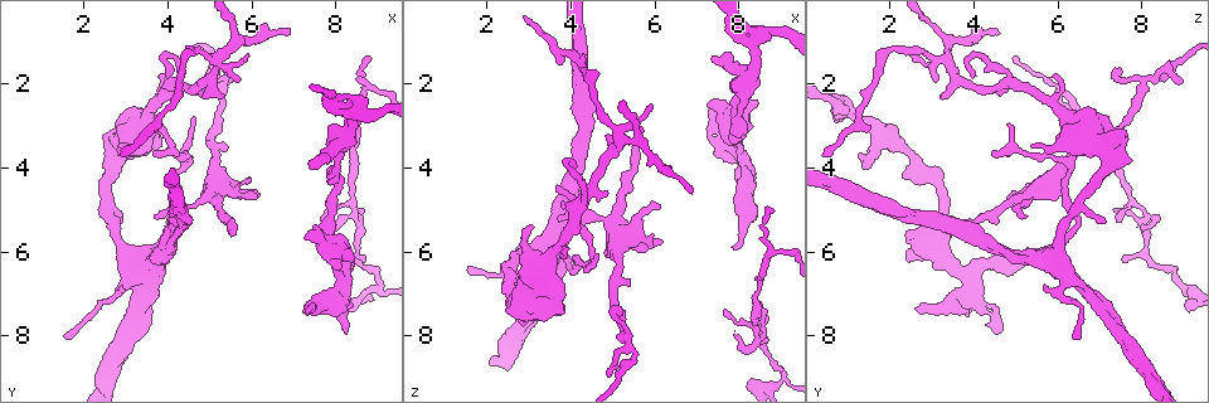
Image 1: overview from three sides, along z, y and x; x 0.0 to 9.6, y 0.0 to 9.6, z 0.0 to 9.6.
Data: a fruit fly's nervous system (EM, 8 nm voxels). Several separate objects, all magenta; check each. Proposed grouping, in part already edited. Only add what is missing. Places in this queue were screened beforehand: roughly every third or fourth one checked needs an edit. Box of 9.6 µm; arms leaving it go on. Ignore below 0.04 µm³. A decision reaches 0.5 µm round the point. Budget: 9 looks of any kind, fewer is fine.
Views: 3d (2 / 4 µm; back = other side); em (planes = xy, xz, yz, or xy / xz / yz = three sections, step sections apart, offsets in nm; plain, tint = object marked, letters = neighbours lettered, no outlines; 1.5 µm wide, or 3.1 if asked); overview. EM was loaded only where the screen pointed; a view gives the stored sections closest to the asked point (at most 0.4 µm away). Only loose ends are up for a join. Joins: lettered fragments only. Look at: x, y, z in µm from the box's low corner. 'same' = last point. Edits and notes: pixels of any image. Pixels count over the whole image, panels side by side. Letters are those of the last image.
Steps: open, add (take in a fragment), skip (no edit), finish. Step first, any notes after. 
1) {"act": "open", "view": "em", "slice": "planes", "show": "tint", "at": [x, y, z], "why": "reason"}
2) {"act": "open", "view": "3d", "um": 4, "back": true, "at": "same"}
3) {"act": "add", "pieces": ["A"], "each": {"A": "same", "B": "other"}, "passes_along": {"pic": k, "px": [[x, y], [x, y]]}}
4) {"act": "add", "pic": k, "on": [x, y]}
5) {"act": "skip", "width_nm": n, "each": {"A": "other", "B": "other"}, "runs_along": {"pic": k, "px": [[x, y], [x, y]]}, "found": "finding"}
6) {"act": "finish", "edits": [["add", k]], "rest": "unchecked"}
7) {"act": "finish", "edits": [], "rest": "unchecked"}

{"act": "open", "view": "em", "slice": "planes", "show": "letters", "at": [8.75, 1.35, 5.00], "why": "tapers out"}

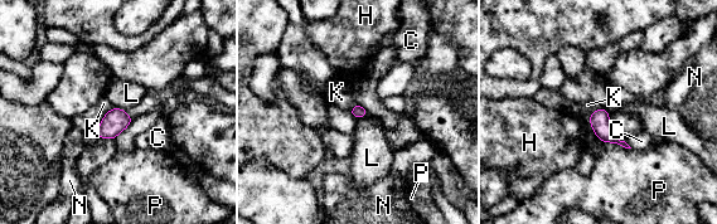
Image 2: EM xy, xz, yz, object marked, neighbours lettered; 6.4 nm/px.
{"act": "skip", "width_nm": 80, "each": {"C": "other", "H": "other", "K": "other", "L": "other", "N": "other", "P": "other"}, "border": {"pic": 2, "px": [[355, 103], [349, 111]]}, "found": "none of them fits"}

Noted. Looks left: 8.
{"act": "open", "view": "em", "slice": "planes", "show": "plain", "at": [7.35, 3.95, 1.45], "why": "an open end"}

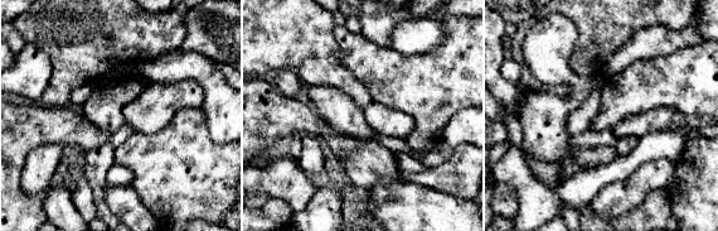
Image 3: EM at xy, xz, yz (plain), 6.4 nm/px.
{"act": "open", "view": "em", "slice": "planes", "show": "letters", "at": "same"}

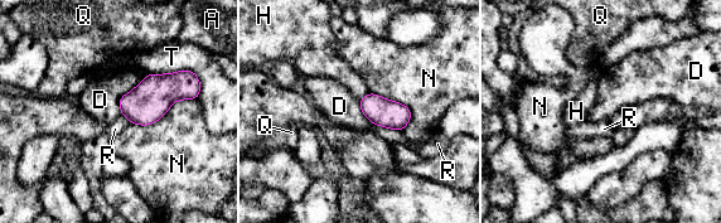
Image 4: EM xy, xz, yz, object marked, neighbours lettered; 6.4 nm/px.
{"act": "skip", "each": {"A": "other", "D": "other", "H": "other", "N": "other", "Q": "other", "R": "other", "T": "other"}, "border": {"pic": 4, "px": [[149, 73], [120, 98], [121, 114]]}, "found": "no lettered fragment goes on from it"}

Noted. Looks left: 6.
{"act": "open", "view": "em", "slice": "planes", "show": "letters", "at": [6.85, 0.75, 4.65], "why": "tapers out"}

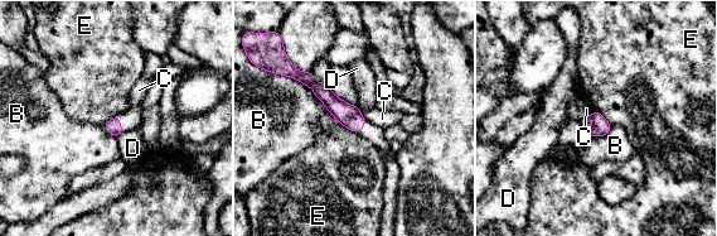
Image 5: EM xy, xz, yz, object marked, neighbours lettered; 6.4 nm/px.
{"act": "skip", "longest_contact_nm": ["E", 260], "each": {"B": "other", "C": "other", "D": "other", "E": "other"}, "border": {"pic": 5, "px": [[328, 110], [343, 125], [358, 134]]}, "found": "none of them fits"}

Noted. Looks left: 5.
{"act": "open", "view": "em", "slice": "yz", "step": 8, "show": "tint", "at": [7.90, 5.45, 8.00], "why": "tapers out"}

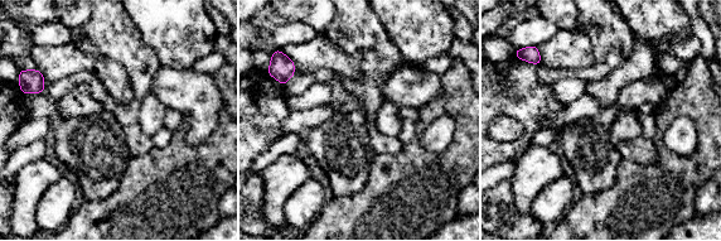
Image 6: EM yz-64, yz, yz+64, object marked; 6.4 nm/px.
{"act": "open", "view": "em", "slice": "xz", "step": 4, "show": "letters", "at": "same", "why": "cut it another way"}

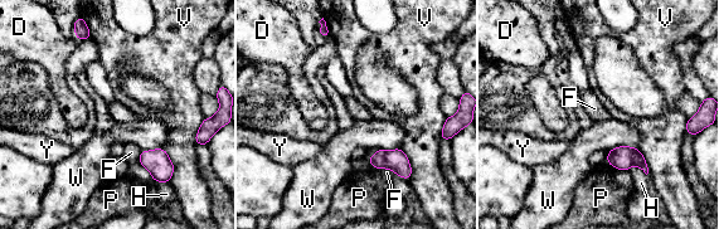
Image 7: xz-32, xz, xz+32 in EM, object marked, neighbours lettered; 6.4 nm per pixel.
{"act": "skip", "each": {"D": "other", "F": "other", "H": "other", "P": "other", "V": "other", "W": "other", "Y": "other"}, "border": {"pic": 7, "px": [[140, 151], [140, 162], [154, 180]]}, "found": "no lettered fragment goes on from it"}

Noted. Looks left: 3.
{"act": "finish", "edits": [], "rest": "unchecked"}

